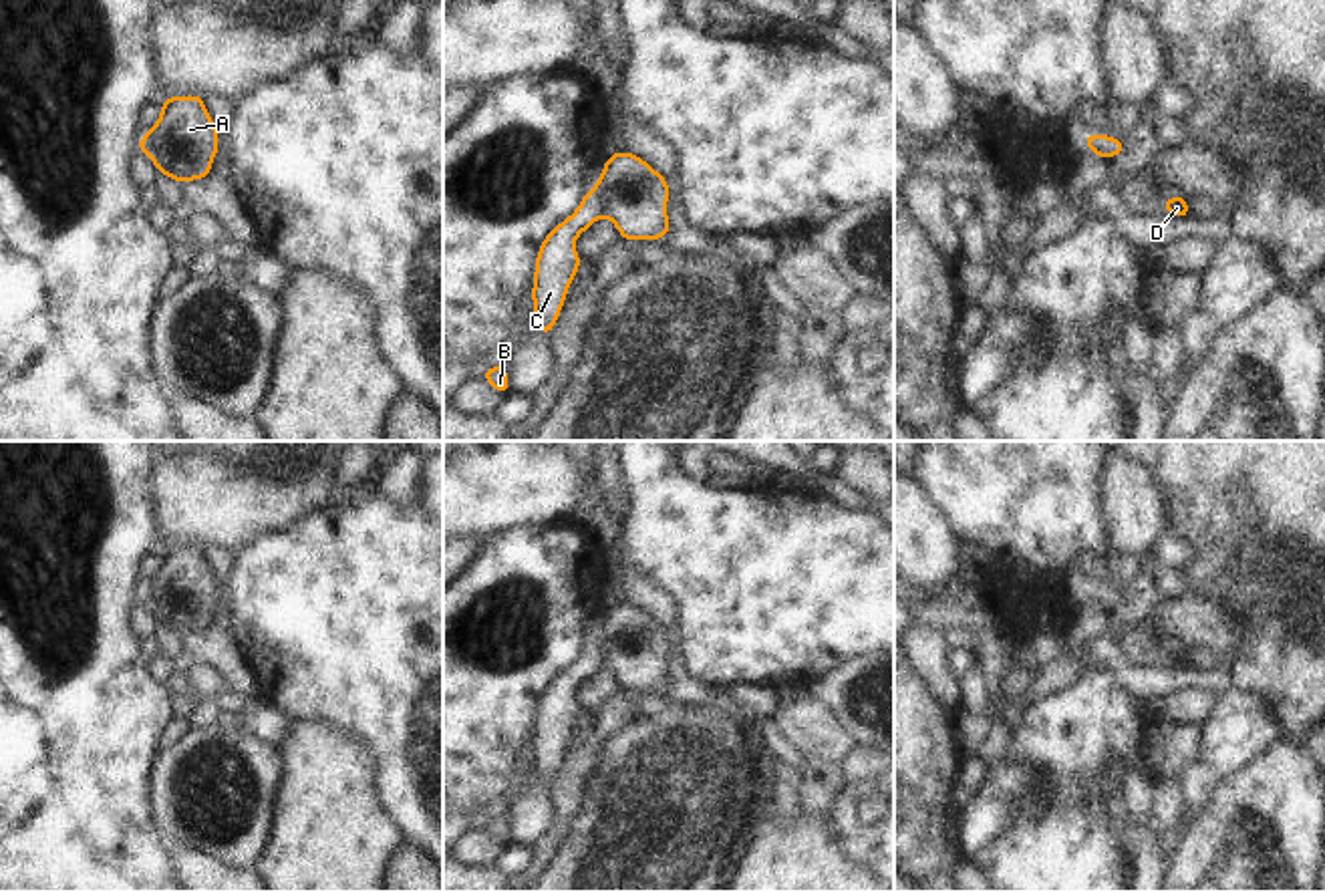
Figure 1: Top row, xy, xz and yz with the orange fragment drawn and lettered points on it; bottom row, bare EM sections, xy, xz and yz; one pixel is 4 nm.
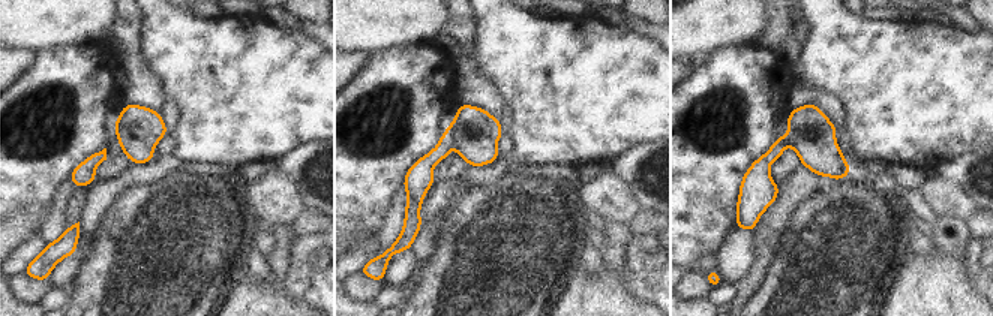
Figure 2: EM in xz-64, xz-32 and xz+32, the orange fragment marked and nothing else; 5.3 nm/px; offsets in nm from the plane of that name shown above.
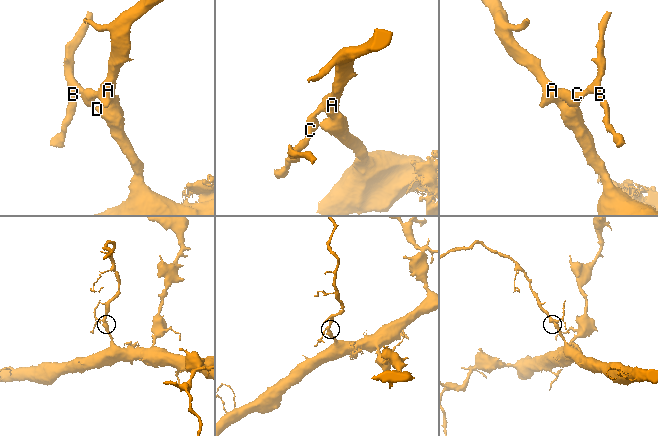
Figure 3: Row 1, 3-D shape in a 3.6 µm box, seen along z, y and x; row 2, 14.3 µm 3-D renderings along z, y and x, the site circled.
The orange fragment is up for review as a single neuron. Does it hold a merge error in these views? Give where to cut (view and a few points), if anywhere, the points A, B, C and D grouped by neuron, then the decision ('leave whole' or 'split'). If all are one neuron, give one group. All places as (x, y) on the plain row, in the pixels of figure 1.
cut in xz along (595, 641), (605, 663); A D / B C; split

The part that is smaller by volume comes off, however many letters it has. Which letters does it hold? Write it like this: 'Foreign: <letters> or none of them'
Foreign: B, C

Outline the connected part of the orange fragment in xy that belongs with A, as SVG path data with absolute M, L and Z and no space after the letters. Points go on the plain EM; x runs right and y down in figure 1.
M165 548L161 554L161 568L145 586L153 616L179 634L207 628L219 598L203 548Z

